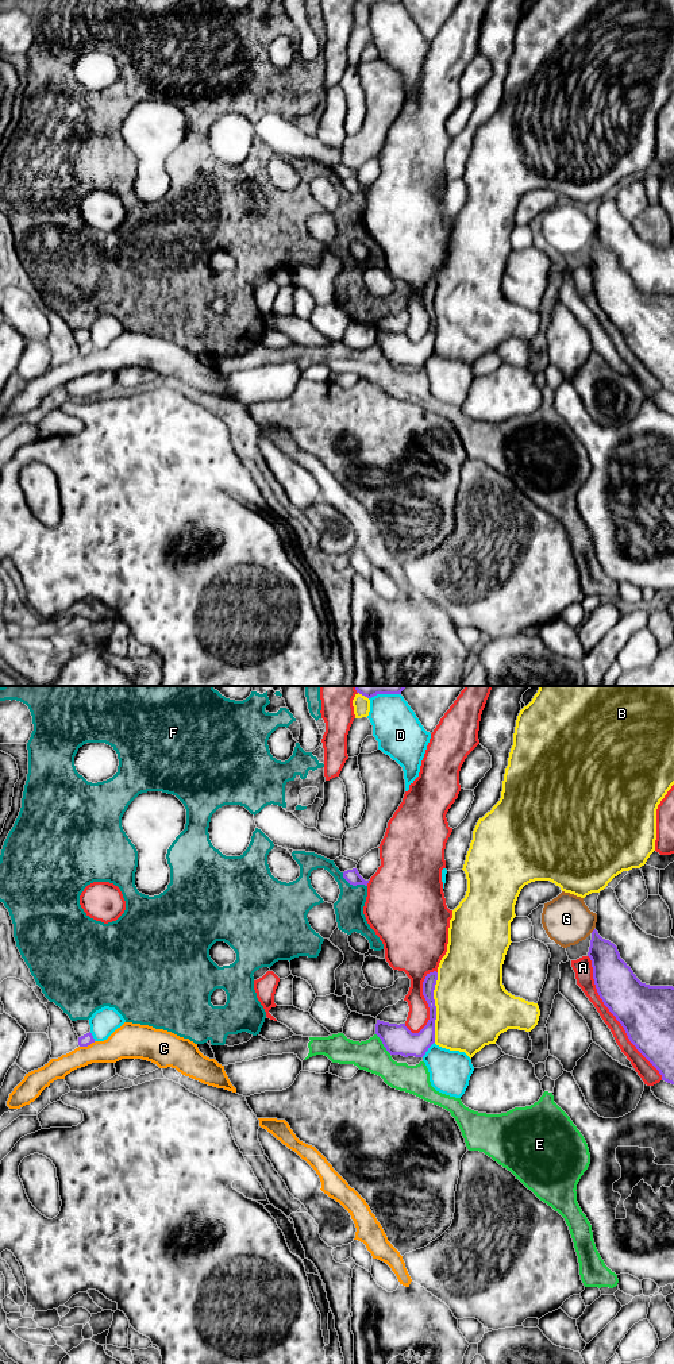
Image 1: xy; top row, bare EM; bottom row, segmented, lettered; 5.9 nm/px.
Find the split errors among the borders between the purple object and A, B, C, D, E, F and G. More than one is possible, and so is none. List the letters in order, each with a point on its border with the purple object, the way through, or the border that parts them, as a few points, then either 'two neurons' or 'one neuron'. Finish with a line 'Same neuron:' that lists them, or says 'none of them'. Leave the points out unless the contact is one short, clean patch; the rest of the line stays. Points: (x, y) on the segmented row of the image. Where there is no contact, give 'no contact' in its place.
A: xy (615, 1016) | two neurons
B: xy (435, 1008) | two neurons
C: xy (87, 1045) | two neurons
D: xy (427, 1050) | two neurons
E: xy (382, 1043) | along xy (376, 1033), (391, 1054) | two neurons
F: xy (353, 885) | two neurons
G: xy (593, 931) | two neurons
Same neuron: none of them

